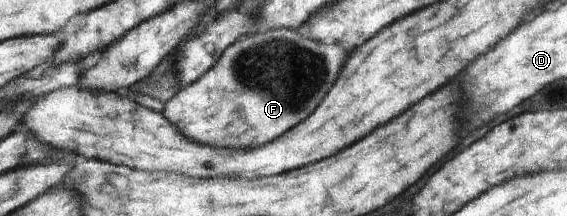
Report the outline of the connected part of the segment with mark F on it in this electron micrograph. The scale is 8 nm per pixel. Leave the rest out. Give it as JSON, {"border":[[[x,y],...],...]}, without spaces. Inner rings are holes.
{"border":[[[264,29],[248,34],[245,40],[237,40],[224,52],[217,64],[196,83],[176,91],[164,103],[162,113],[191,141],[219,149],[240,150],[258,148],[276,140],[292,126],[308,118],[322,102],[326,92],[336,82],[346,52],[339,44],[327,45],[306,36],[304,30]]]}

